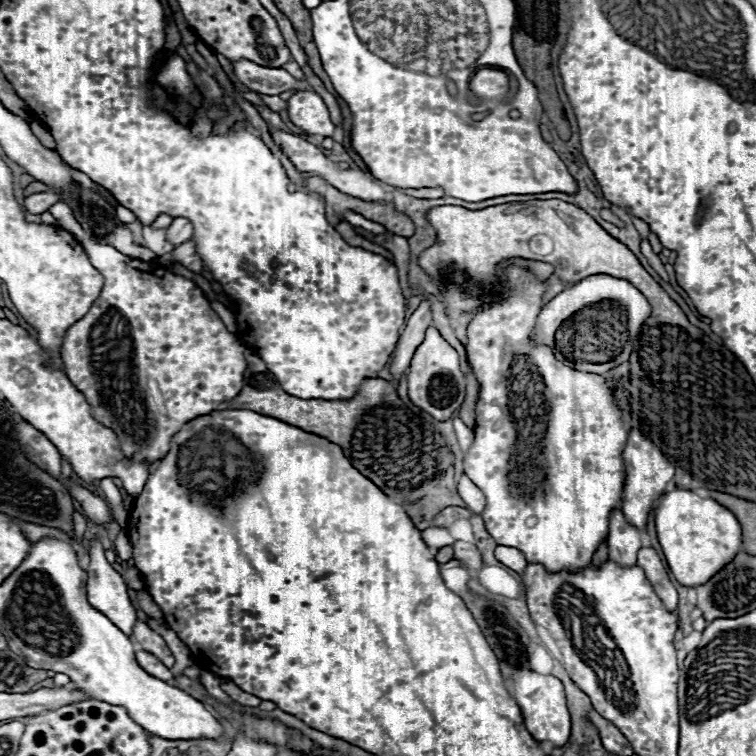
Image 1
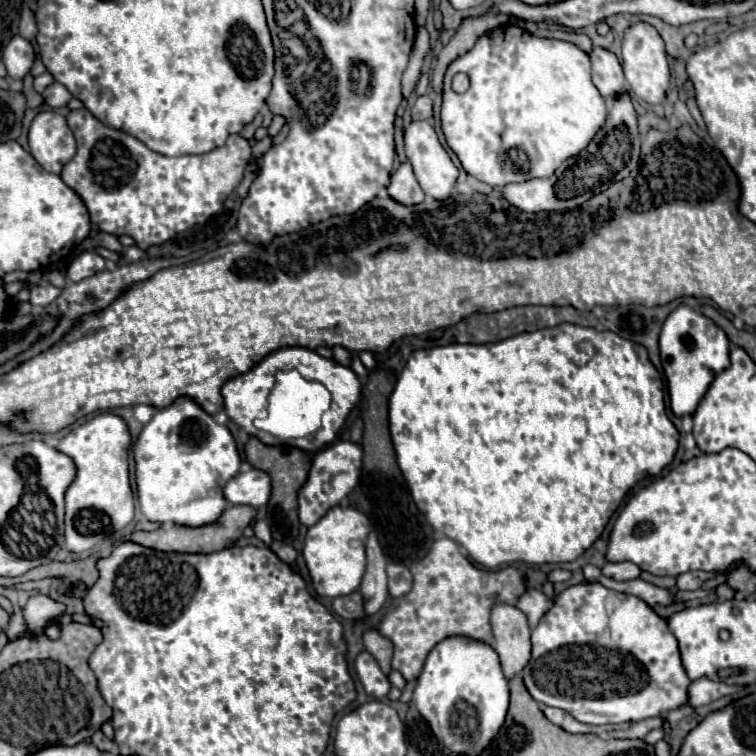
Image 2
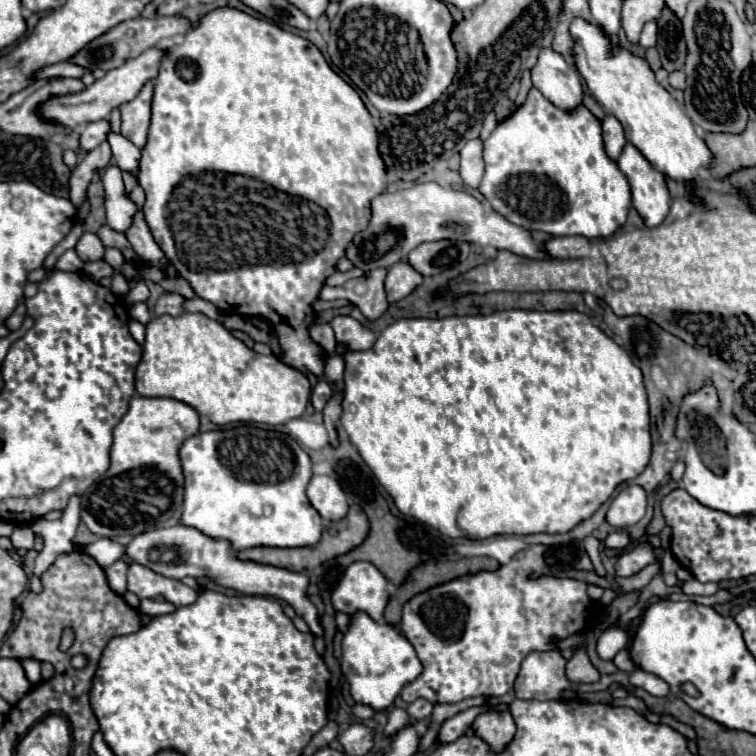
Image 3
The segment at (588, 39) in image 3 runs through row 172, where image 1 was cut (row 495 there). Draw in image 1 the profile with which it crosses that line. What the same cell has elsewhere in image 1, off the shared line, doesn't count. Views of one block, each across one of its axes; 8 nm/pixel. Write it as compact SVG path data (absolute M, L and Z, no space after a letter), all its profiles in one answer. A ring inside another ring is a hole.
M676 488L660 496L654 508L656 530L670 572L682 586L694 588L706 584L742 550L742 528L736 516L716 500L700 498L690 490Z

